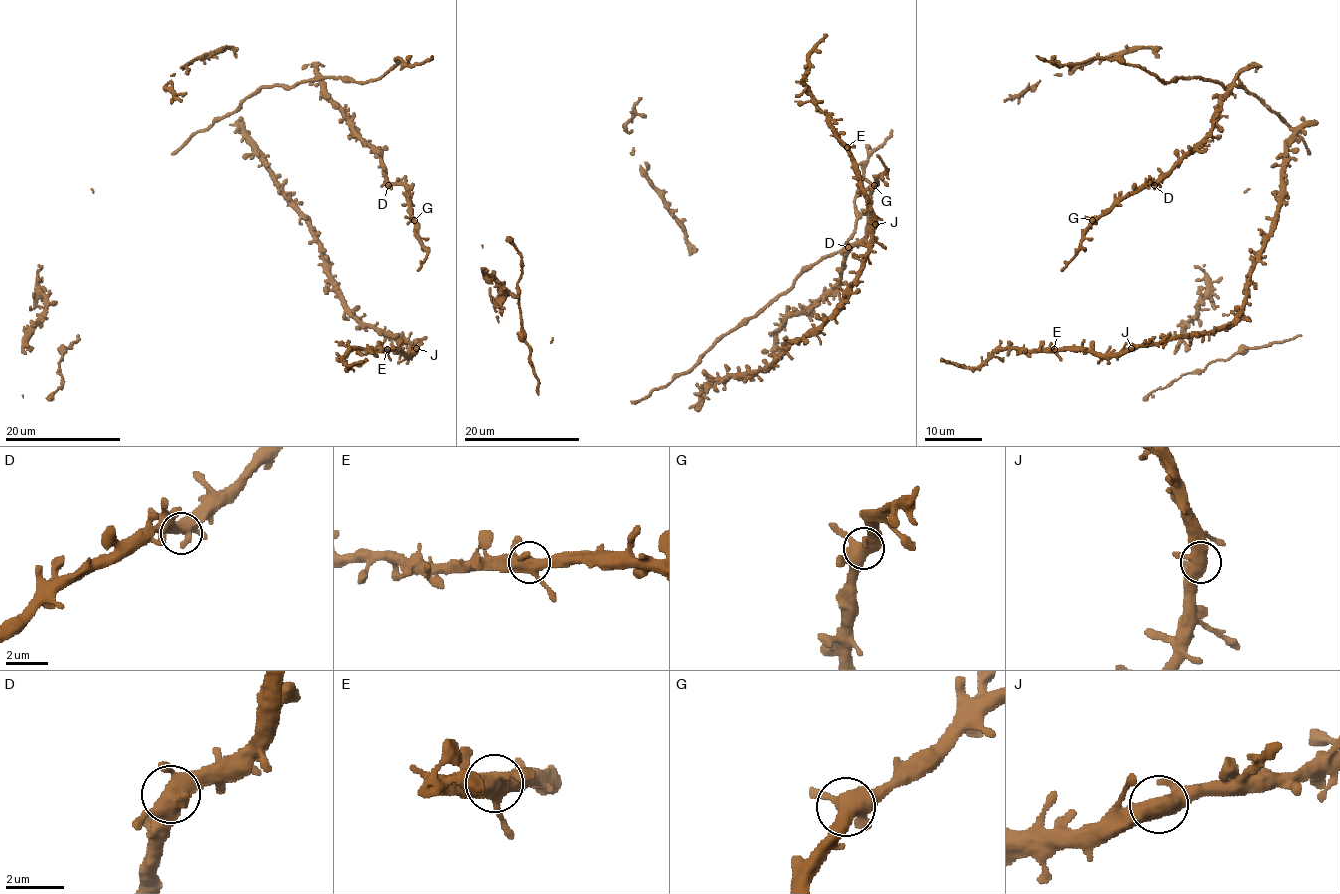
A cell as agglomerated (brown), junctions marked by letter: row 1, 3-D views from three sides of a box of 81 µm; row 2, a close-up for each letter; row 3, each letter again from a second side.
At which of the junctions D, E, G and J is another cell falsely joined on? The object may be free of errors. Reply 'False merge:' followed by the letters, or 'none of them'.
False merge: none of them

